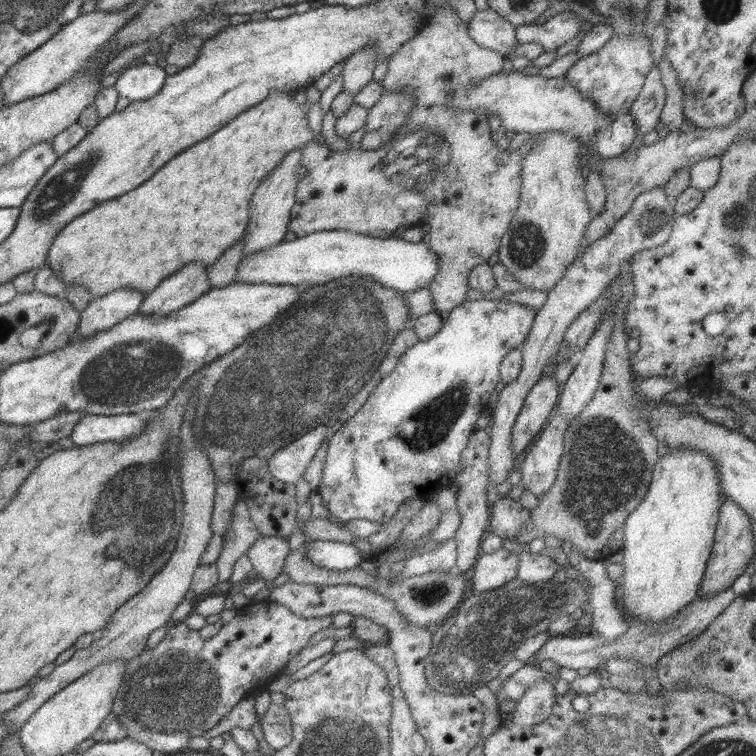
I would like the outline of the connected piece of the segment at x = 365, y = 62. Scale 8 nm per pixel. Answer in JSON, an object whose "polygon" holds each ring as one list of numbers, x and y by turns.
{"polygon":[[371,45,358,48,355,54,351,54,344,60,342,69,342,90,354,95,359,92,371,79,375,67,376,50]]}

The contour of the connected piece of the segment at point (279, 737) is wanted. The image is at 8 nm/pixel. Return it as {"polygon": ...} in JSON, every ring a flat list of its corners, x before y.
{"polygon":[[269,703,263,717,258,719,265,742,274,750,283,748,292,737,291,721,284,705]]}

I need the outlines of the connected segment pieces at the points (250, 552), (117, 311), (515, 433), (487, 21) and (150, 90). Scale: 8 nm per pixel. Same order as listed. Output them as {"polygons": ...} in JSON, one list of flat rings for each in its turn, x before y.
{"polygons":[[[260,536,246,551,254,572,265,581,271,582,282,572,282,564,288,556,288,538]],[[112,290,95,297,80,311,75,337,84,337,115,326,124,318,136,314,145,294,137,290]],[[546,370,526,394,523,407,511,428,513,455,519,455,525,446,541,432,557,402,560,385,553,379,552,370]],[[489,9,475,11,466,24,466,31,479,46,504,57,508,56,515,43,519,43,512,24]],[[146,58,126,66,112,87,117,91,117,96,128,98,131,103,143,101,161,90,166,76,163,69]]]}

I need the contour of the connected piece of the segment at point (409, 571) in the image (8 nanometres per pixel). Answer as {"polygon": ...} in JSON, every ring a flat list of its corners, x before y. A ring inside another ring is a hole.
{"polygon":[[453,538,437,544,435,550,411,556,405,560,403,576,410,577,431,571,454,570,456,566,456,543]]}

